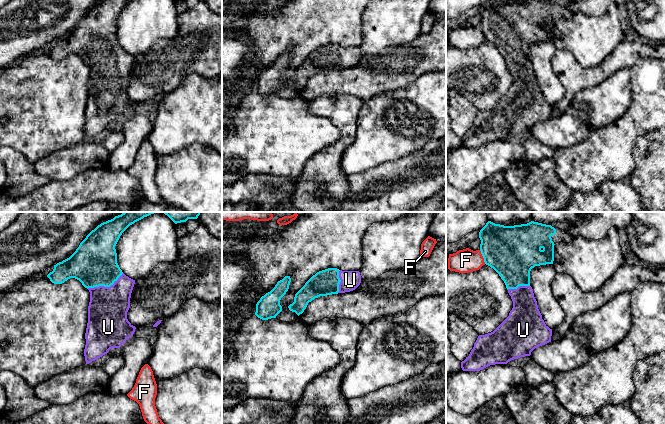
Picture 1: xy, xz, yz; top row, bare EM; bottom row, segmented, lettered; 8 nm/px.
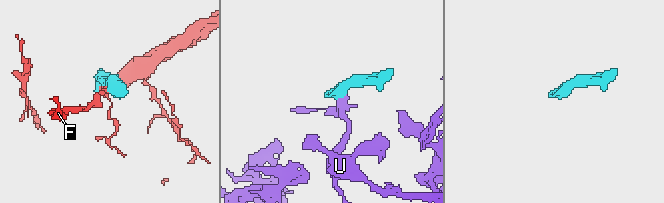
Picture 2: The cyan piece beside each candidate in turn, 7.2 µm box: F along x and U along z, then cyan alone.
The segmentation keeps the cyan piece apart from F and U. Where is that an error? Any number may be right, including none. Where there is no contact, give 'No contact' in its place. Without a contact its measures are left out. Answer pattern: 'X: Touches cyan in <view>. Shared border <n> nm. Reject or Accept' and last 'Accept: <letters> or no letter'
F: Touches cyan in yz. Shared border 120 nm. Reject
U: Touches cyan in xy. Shared border 320 nm. Accept
Accept: U

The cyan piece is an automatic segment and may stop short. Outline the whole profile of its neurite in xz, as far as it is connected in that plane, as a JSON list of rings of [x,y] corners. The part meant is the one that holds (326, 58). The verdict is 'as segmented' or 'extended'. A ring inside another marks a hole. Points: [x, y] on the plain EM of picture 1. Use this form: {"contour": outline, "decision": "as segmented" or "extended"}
{"contour": [[[337,44],[319,47],[295,70],[294,78],[288,84],[299,92],[308,79],[315,74],[350,68],[355,66],[360,59],[359,47],[342,47]]], "decision": "extended"}

